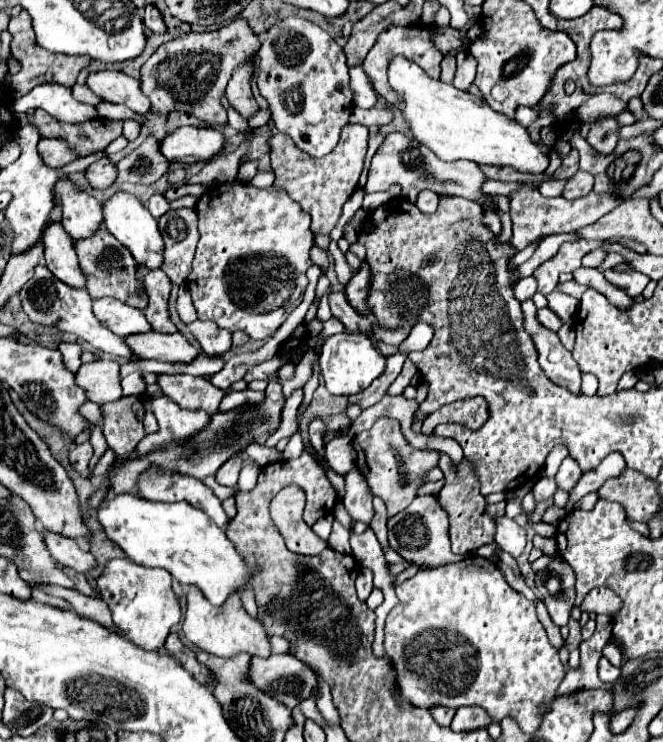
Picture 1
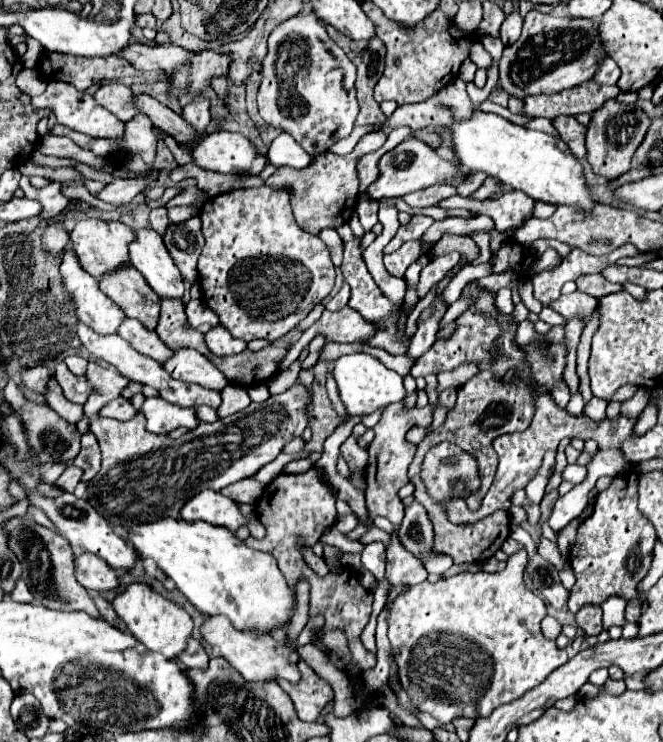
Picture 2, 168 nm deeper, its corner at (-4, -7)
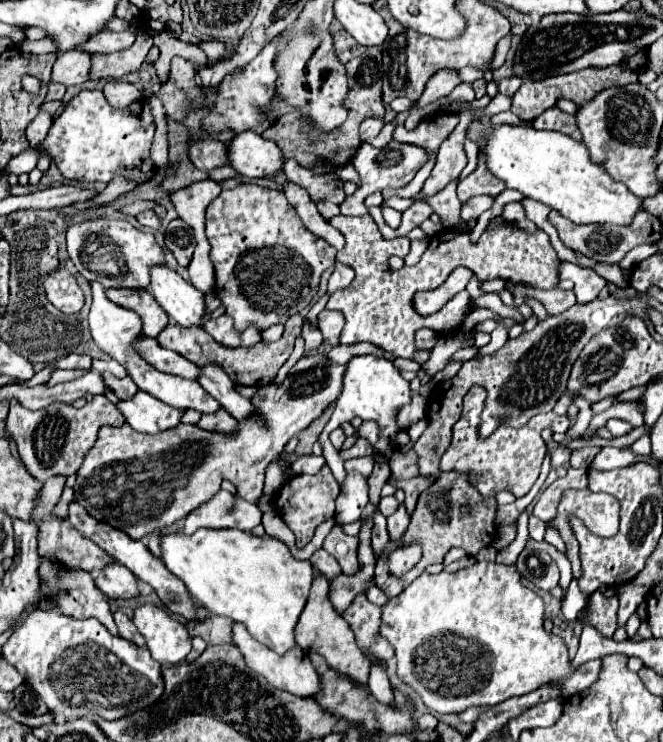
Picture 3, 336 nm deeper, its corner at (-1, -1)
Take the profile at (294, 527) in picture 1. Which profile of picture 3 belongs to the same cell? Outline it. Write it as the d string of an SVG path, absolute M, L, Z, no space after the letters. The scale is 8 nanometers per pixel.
M316 574L312 590L310 590L308 604L306 604L306 608L304 608L304 612L302 612L300 620L298 620L298 626L296 626L296 642L306 652L316 650L320 656L326 658L326 662L334 670L340 670L342 674L346 674L348 678L352 678L352 680L356 680L360 684L366 684L368 682L368 672L370 672L370 660L358 648L354 632L348 626L348 622L330 604L328 588L330 588L328 578L324 578L322 574Z

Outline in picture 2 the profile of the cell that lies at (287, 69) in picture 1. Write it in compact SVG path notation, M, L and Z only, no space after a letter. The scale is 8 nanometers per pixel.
M313 12L289 18L279 24L269 36L269 52L263 60L261 70L261 86L257 92L257 104L261 118L283 132L289 132L297 144L311 156L327 152L335 142L347 138L353 130L357 118L357 98L355 98L355 64L347 58L347 54L327 36L323 20L319 20Z

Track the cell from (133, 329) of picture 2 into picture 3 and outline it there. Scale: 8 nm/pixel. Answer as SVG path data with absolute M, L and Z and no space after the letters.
M146 336L140 338L140 342L136 342L136 348L140 350L142 358L148 360L160 372L180 376L180 378L190 378L190 380L198 380L200 376L200 370L192 362L180 358L180 354L172 350L164 350L154 338L146 338Z

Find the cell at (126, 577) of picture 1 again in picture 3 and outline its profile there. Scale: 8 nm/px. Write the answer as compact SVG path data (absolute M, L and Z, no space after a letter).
M146 604L138 608L134 612L134 624L138 632L146 638L152 658L162 666L180 664L192 650L186 626L158 606Z

